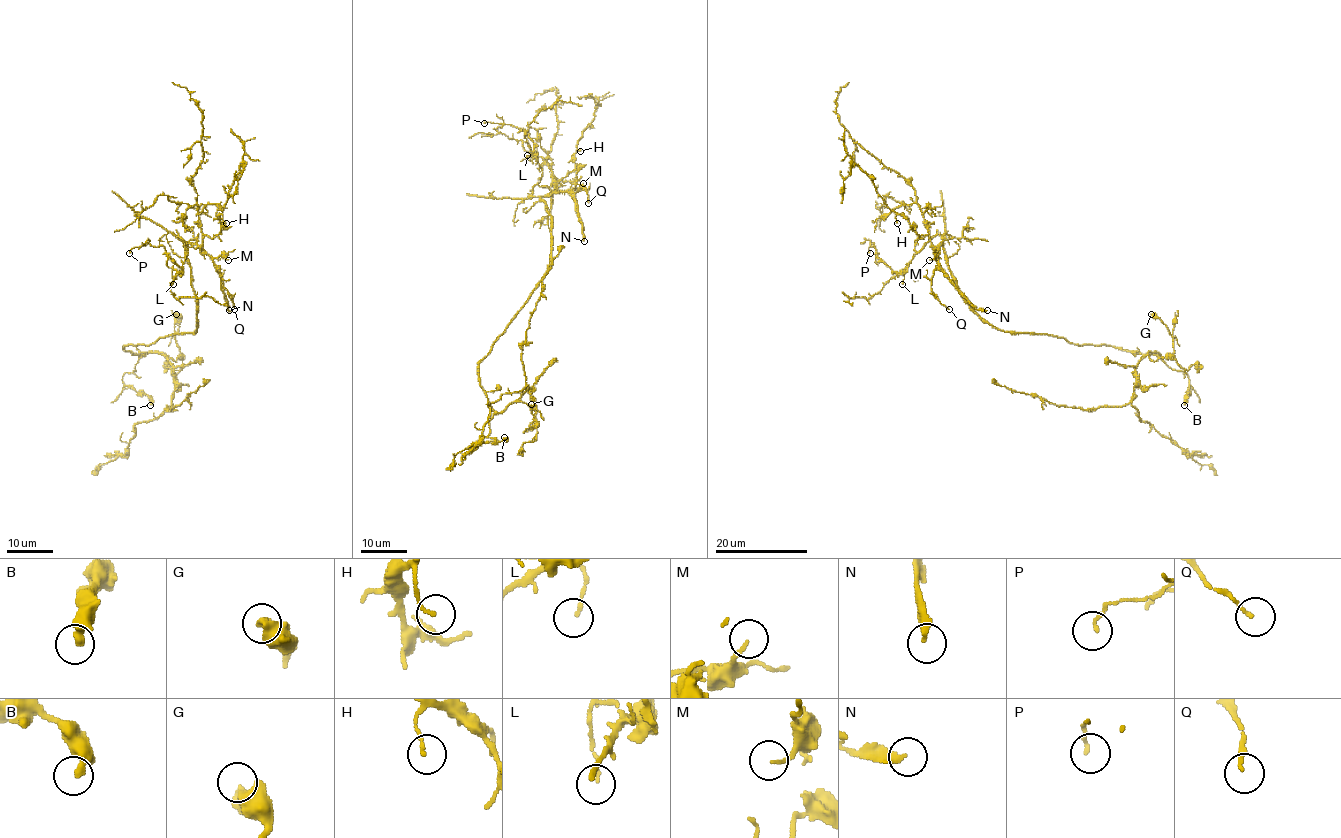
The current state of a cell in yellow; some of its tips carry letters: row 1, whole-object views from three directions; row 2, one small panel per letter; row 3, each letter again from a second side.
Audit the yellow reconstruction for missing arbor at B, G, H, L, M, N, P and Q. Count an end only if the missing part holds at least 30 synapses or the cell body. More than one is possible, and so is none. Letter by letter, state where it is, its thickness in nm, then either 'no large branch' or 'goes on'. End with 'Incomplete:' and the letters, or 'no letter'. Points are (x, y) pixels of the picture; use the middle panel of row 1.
B: (504, 437) | 400 nm | no large branch
G: (531, 404) | 550 nm | no large branch
H: (580, 151) | 140 nm | no large branch
L: (527, 155) | 110 nm | no large branch
M: (583, 183) | 120 nm | no large branch
N: (584, 241) | 240 nm | goes on
P: (484, 123) | 120 nm | no large branch
Q: (588, 203) | 120 nm | no large branch
Incomplete: N

